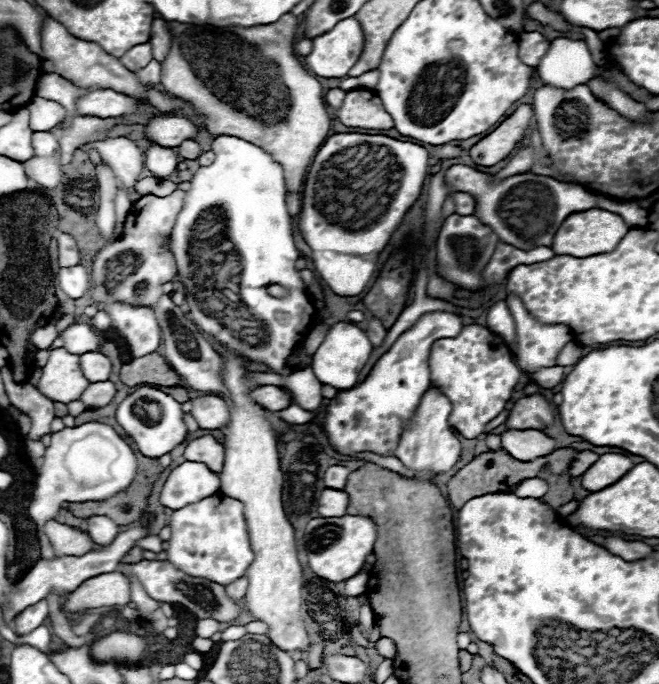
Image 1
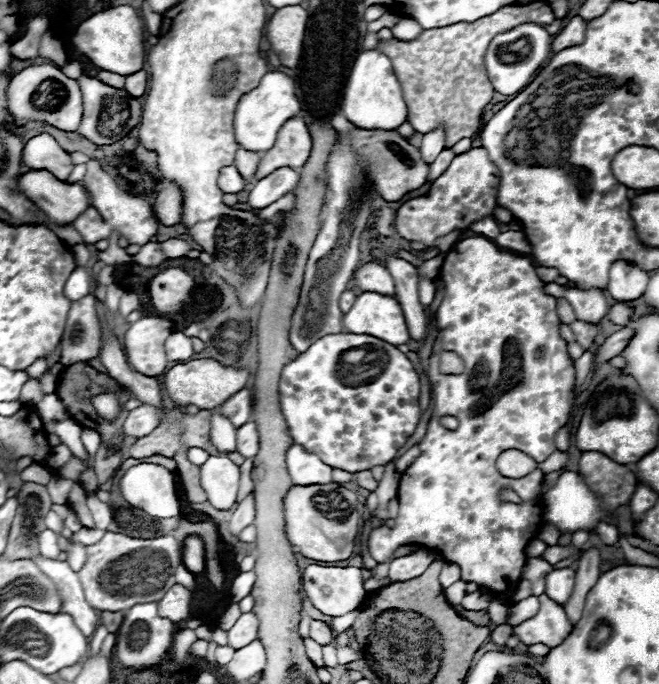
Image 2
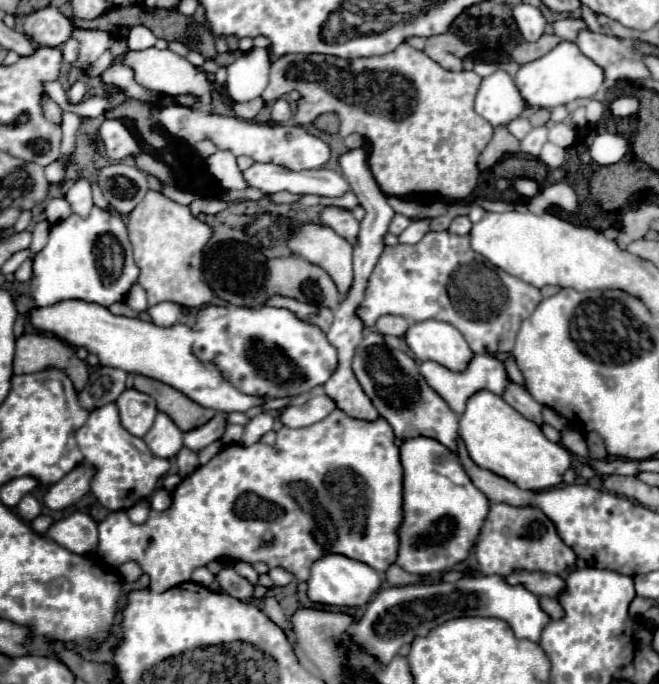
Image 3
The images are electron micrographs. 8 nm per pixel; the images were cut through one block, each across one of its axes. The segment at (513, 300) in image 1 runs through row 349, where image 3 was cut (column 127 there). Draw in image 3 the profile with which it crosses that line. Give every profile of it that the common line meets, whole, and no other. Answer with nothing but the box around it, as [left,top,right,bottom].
[98,410,402,592]

